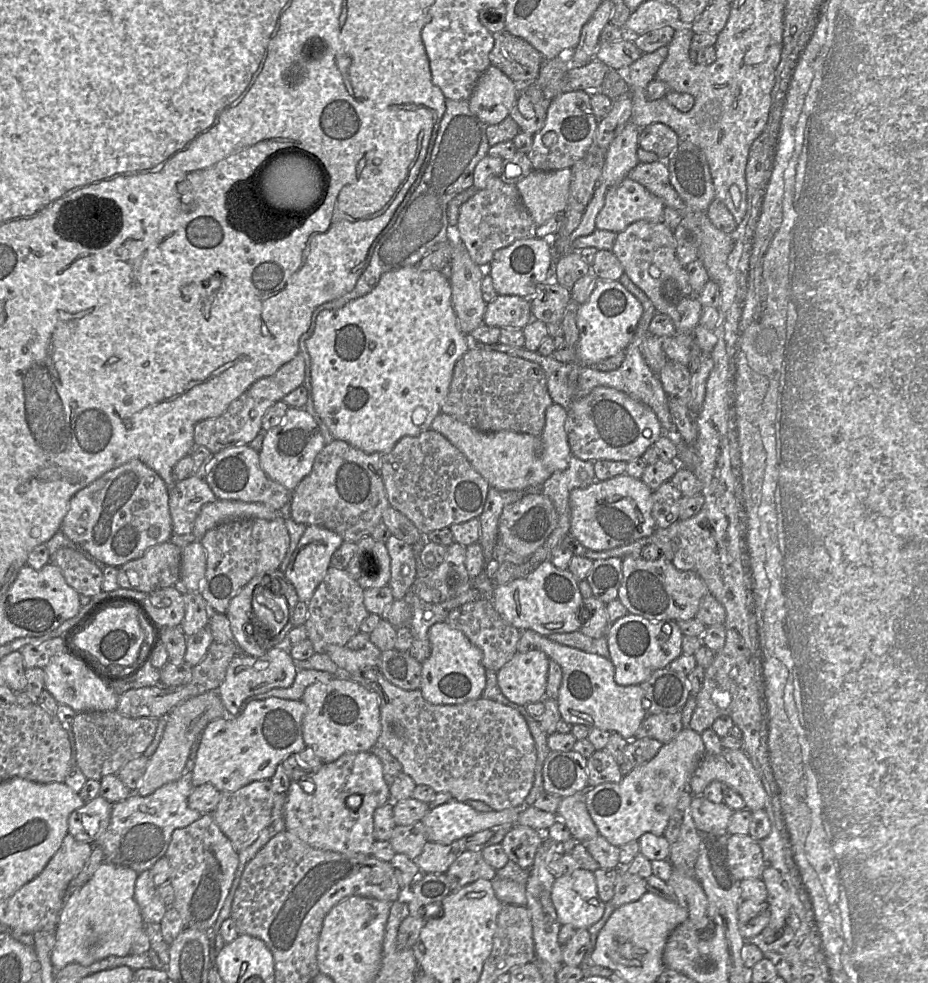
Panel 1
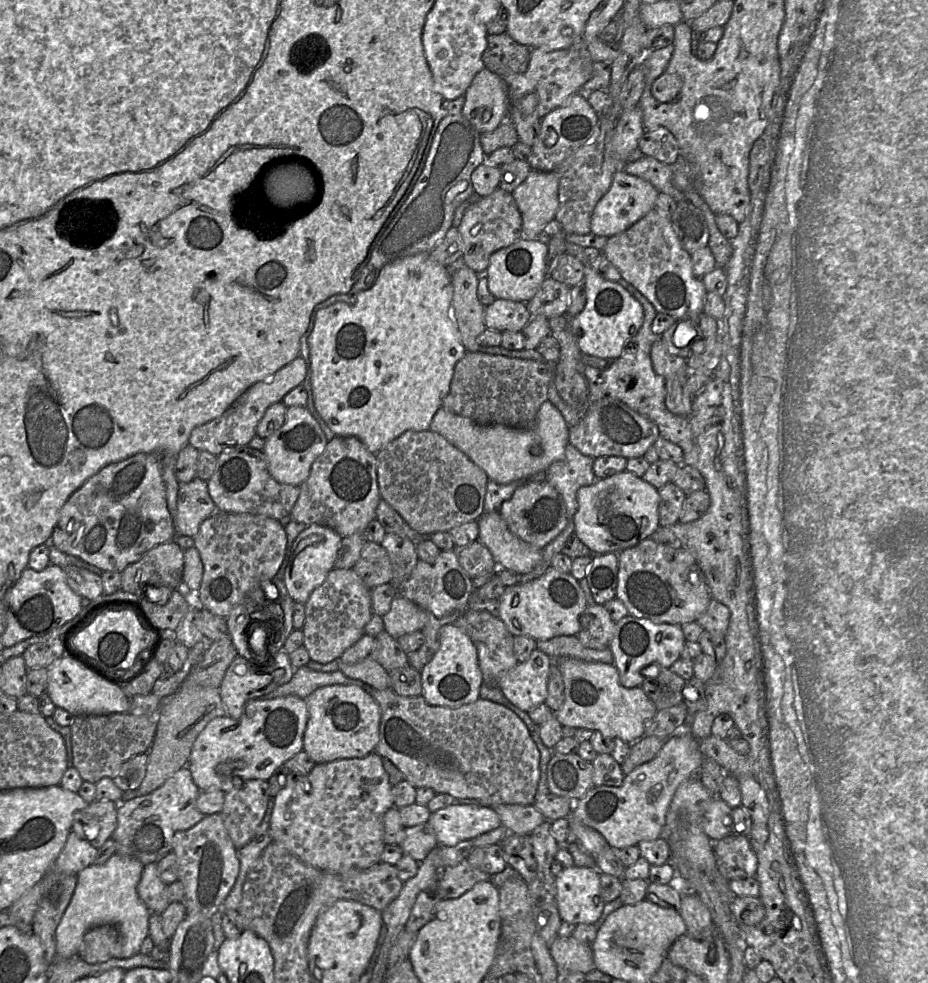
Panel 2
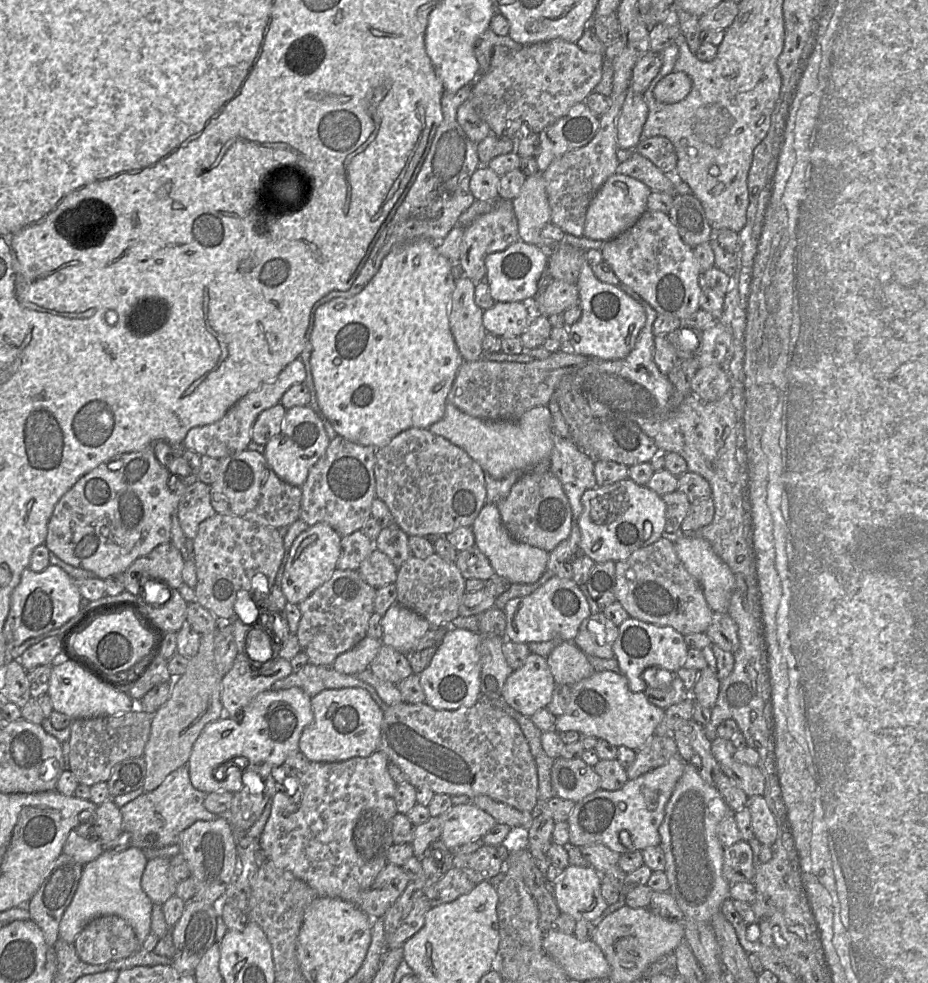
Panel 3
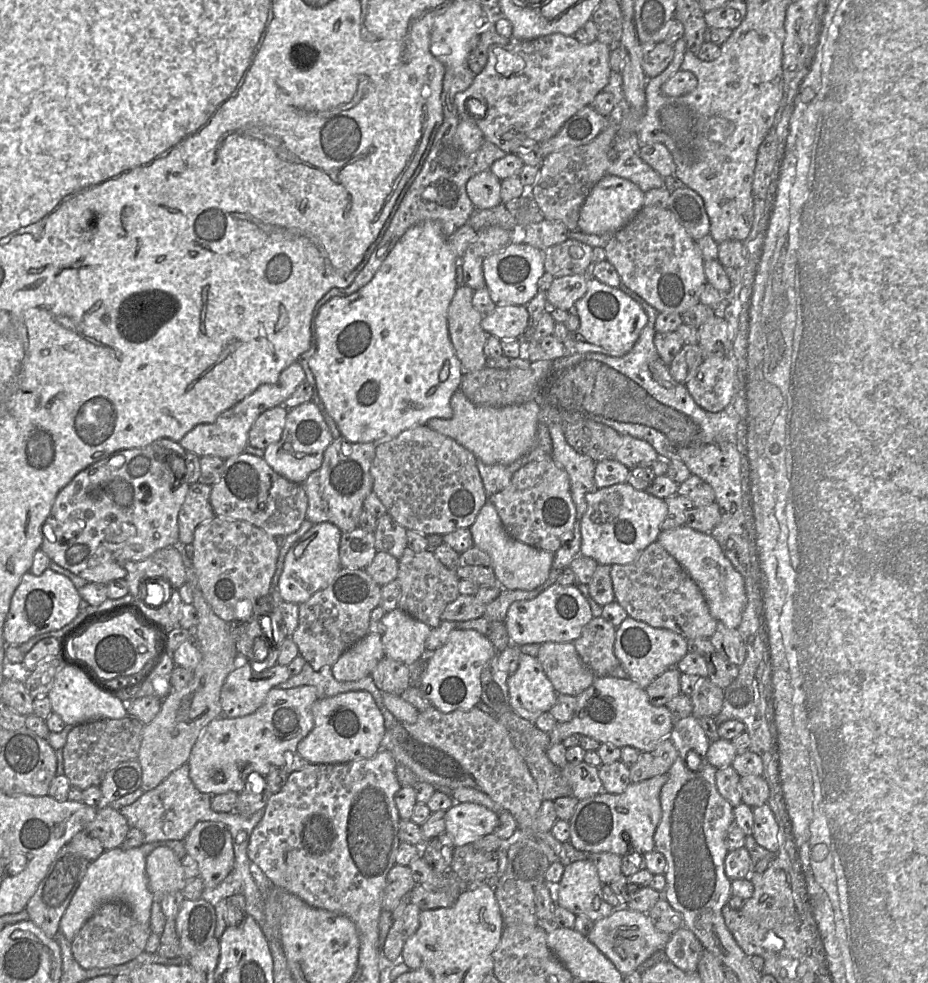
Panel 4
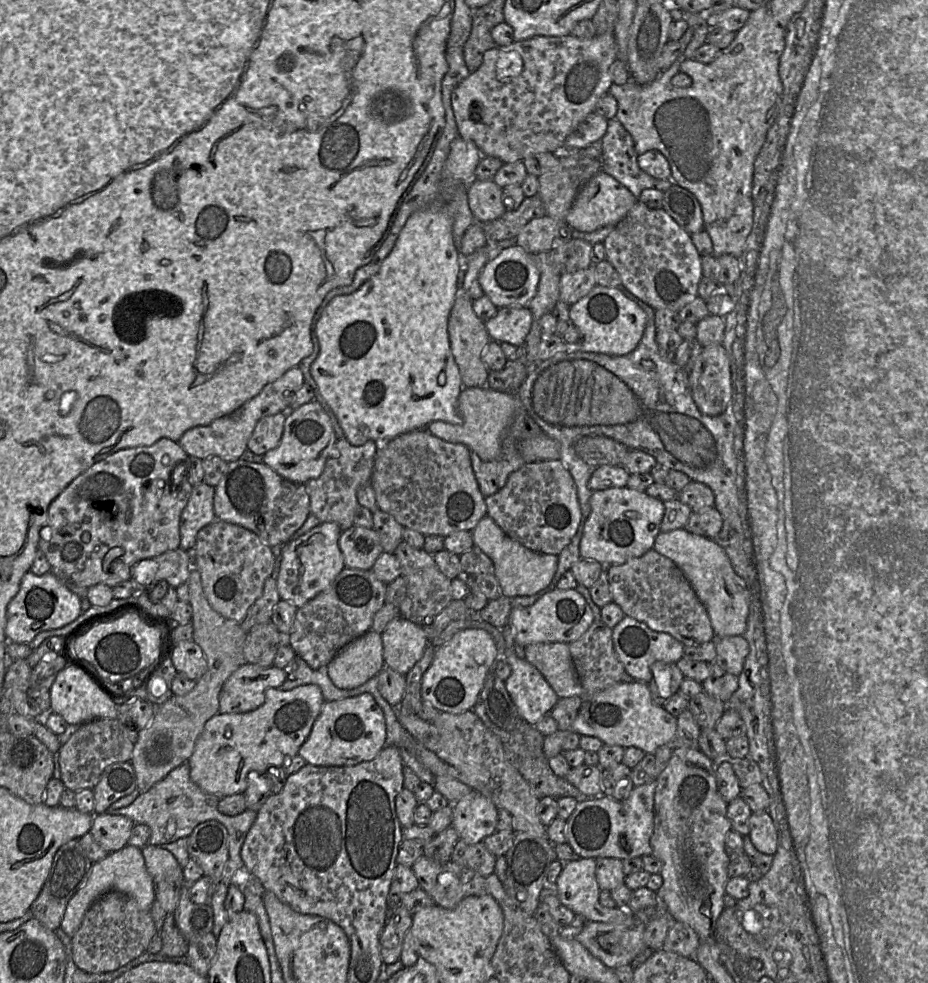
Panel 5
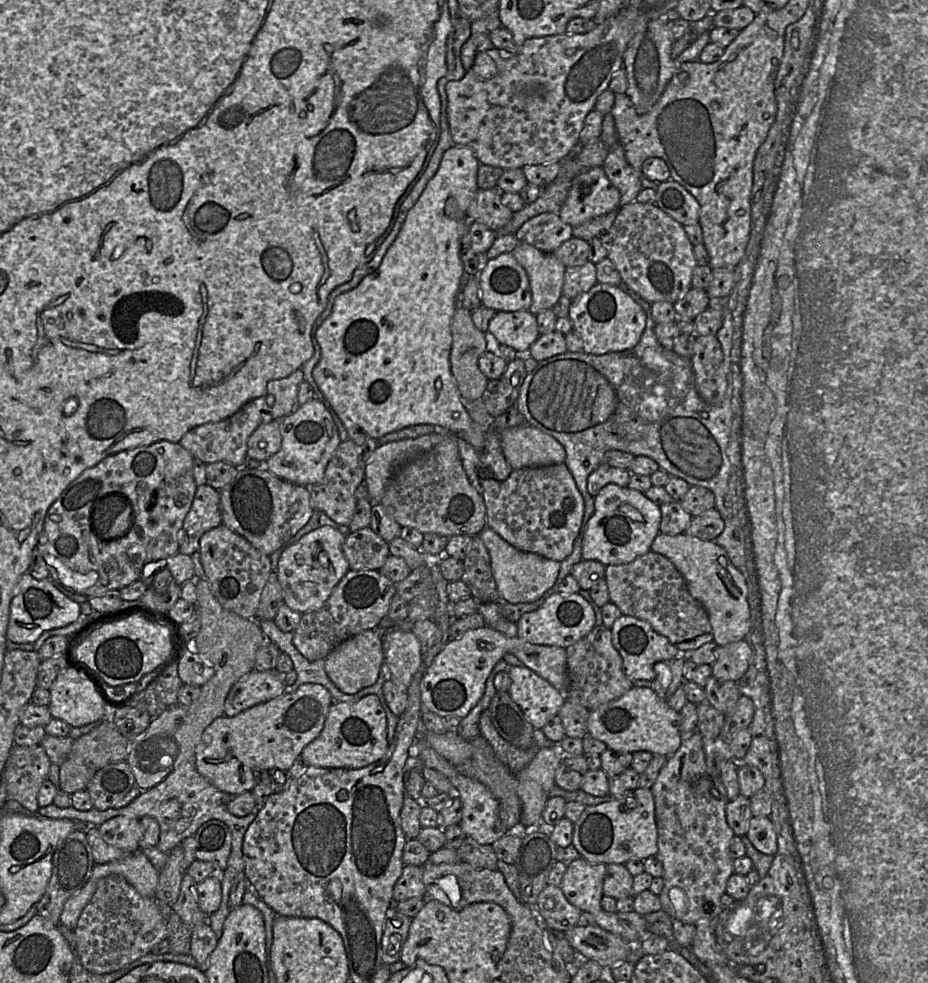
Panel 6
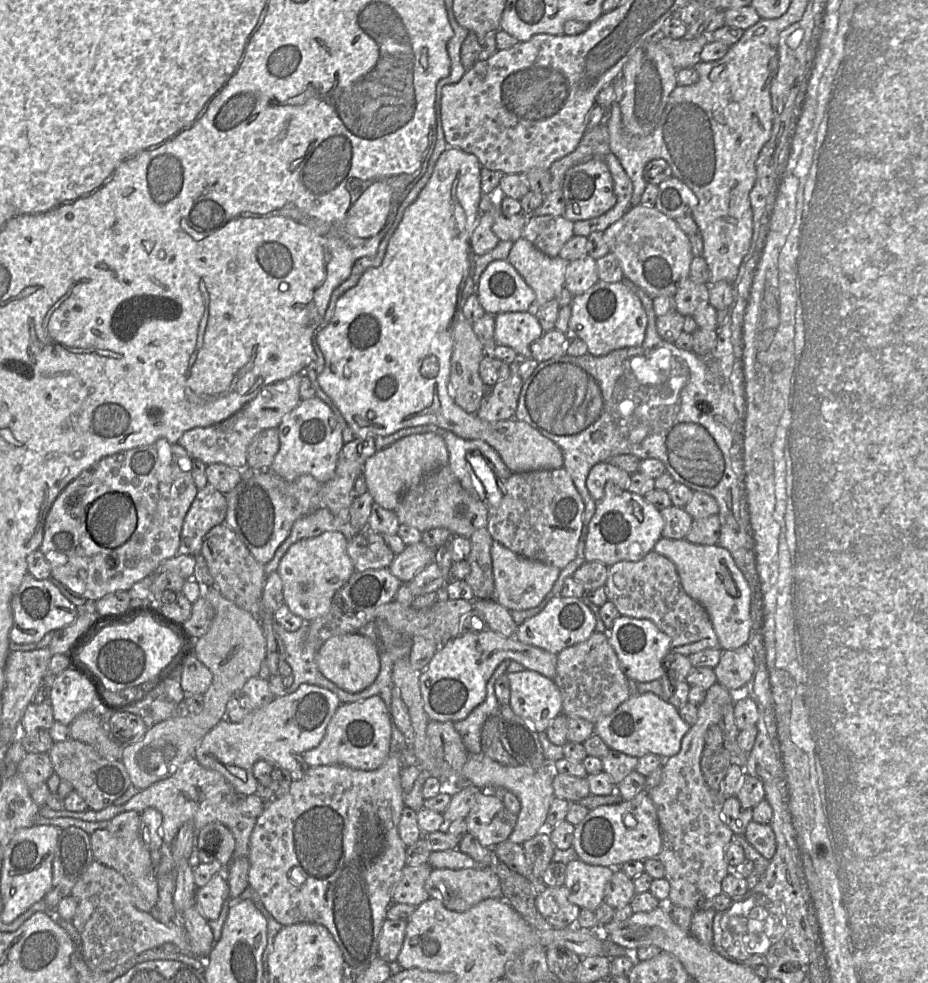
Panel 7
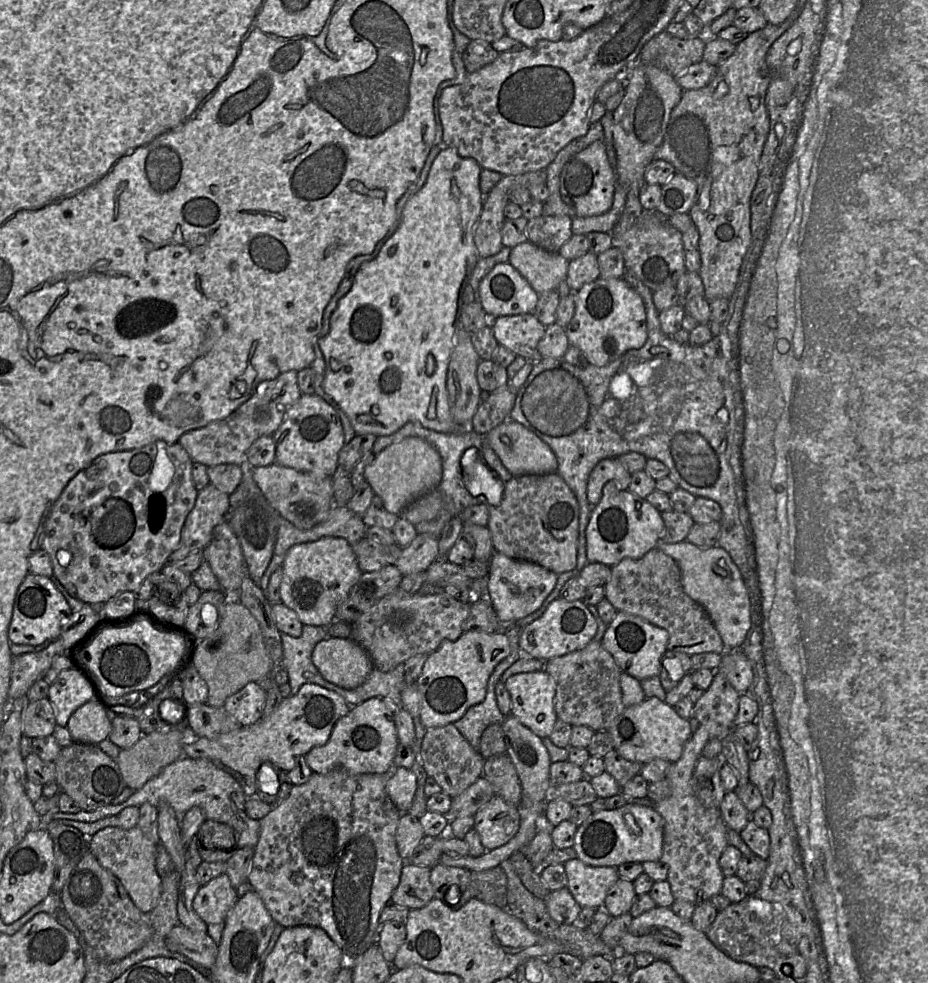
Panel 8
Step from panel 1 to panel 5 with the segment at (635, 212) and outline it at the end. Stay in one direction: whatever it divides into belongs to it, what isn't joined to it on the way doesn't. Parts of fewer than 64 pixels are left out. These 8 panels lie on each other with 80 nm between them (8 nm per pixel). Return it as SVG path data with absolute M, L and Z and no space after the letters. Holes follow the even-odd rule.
M601 170L579 191L566 222L572 230L581 232L593 232L606 226L615 227L637 202L638 199L625 186Z

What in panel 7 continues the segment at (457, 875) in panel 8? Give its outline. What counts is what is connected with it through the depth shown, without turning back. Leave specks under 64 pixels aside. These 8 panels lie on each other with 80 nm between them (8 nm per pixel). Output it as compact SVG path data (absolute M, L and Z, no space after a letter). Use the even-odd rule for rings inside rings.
M433 868L426 889L454 912L467 911L485 899L502 899L500 879L493 868Z

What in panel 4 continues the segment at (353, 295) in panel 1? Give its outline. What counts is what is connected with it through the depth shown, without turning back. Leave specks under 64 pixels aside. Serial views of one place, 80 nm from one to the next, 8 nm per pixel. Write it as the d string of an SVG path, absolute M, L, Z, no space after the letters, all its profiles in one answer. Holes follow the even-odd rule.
M464 67L445 69L441 93L443 123L437 131L424 166L404 196L389 228L367 264L347 288L339 288L340 291L337 291L336 296L349 296L368 284L396 243L409 228L419 223L433 221L438 223L446 237L450 237L456 230L466 224L475 209L466 191L467 182L475 175L475 155L467 154L455 143L455 133L460 119L454 99L457 93L463 92L473 83L476 74L469 68Z

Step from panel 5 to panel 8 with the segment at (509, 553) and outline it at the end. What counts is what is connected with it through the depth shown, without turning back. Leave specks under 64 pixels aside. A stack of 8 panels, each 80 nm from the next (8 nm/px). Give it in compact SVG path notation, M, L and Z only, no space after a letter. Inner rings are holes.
M494 552L489 562L485 597L491 603L501 624L514 624L541 606L554 588L557 575L536 563L515 560Z

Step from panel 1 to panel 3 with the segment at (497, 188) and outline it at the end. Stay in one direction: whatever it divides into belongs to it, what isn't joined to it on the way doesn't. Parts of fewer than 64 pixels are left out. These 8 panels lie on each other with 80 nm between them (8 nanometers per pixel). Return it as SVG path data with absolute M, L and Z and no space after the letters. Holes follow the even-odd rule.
M496 199L495 207L488 213L478 216L470 226L465 228L462 243L461 255L458 263L465 273L465 276L473 283L485 280L486 257L494 252L505 250L511 244L519 240L518 222L511 200Z

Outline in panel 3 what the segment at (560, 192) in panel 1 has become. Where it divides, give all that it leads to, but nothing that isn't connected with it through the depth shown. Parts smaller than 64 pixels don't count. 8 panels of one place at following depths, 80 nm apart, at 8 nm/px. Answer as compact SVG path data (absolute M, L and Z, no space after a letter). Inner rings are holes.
M542 172L527 177L520 193L512 200L515 215L518 222L519 240L539 246L546 251L551 249L549 246L557 246L557 244L544 244L544 240L540 236L542 228L550 222L550 207L546 194L545 181Z

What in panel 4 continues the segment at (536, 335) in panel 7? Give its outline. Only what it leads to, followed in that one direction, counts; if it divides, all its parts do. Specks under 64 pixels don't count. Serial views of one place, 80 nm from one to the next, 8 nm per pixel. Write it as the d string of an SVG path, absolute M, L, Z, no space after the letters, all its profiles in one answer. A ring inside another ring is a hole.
M524 305L496 306L494 311L482 318L482 328L490 336L500 340L517 340L523 336L529 320Z

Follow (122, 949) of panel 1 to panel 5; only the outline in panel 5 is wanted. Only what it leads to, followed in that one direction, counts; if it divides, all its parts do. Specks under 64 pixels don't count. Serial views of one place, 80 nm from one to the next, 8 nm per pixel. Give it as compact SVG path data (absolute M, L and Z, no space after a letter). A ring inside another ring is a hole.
M126 845L118 851L110 852L107 857L92 864L87 881L67 903L61 921L62 930L72 938L91 905L110 891L127 894L136 901L140 909L150 912L155 901L155 882L146 869L142 848Z

